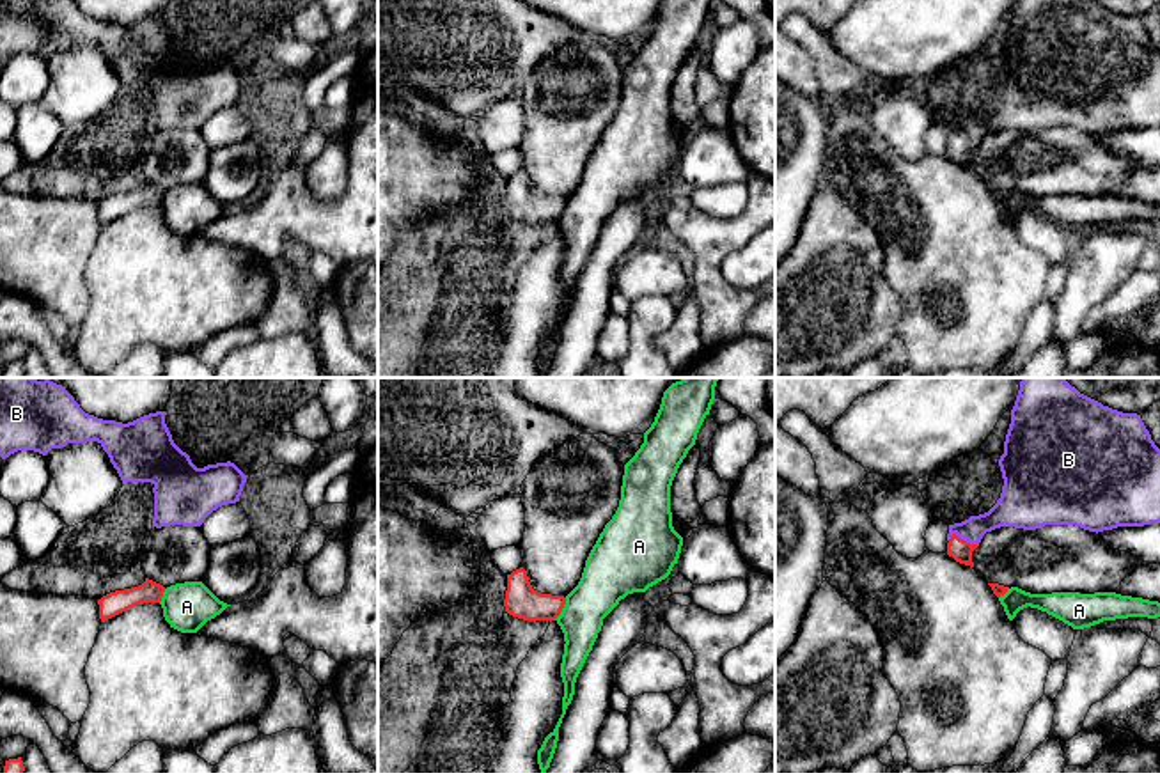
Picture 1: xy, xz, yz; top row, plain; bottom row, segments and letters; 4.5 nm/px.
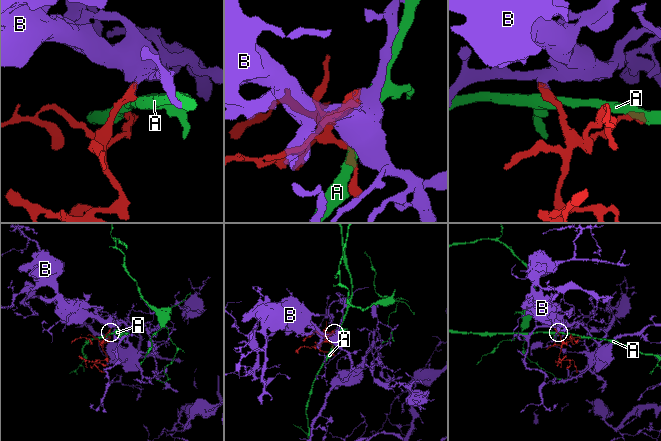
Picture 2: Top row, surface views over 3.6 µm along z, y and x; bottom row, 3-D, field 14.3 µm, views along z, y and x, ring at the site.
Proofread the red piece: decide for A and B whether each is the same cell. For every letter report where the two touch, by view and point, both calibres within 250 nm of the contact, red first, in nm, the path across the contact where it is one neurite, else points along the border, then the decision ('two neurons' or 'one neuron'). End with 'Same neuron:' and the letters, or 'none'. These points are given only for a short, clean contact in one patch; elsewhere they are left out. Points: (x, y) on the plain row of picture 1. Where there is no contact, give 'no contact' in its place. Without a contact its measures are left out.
A: meets red in xz at (561, 211); 150 nm thick on the red side, 240 nm on the other; two neurons
B: meets red in yz at (962, 142); 100 nm thick on the red side, 140 nm on the other; runs through yz (960, 153), (962, 142), (978, 128), (1008, 114); one neuron
Same neuron: B

